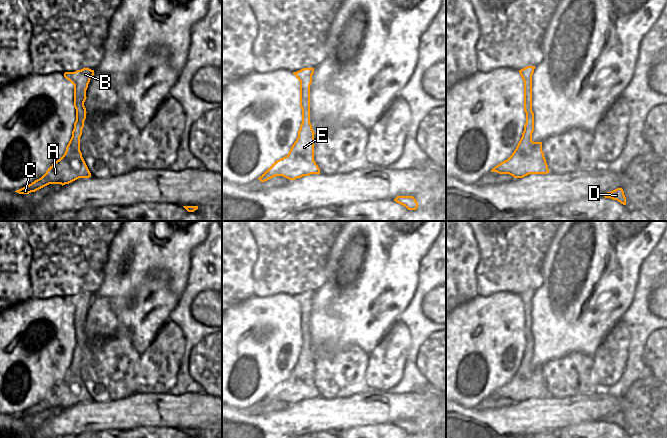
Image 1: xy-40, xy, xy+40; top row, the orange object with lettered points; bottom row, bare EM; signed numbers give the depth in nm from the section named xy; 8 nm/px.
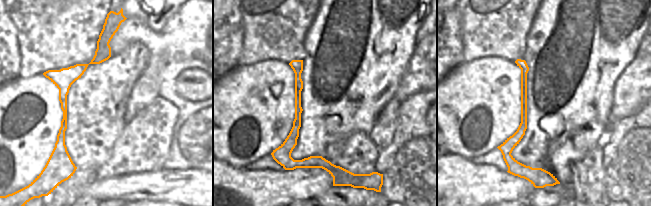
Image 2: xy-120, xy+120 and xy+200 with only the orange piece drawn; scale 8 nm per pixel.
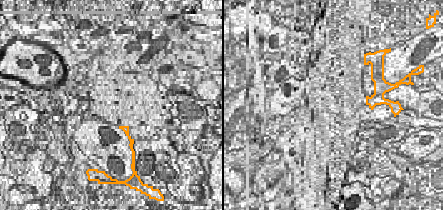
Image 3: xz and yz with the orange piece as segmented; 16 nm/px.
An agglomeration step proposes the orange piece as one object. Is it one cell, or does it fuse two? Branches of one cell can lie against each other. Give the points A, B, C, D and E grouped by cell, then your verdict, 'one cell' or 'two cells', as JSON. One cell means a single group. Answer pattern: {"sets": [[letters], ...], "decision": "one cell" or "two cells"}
{"sets": [["A", "B", "C", "D", "E"]], "decision": "one cell"}

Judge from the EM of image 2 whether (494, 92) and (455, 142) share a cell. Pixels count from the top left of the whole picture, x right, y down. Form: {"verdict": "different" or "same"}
{"verdict": "same"}

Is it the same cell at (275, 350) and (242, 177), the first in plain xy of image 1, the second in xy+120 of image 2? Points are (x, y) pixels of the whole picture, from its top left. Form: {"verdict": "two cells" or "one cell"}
{"verdict": "two cells"}

